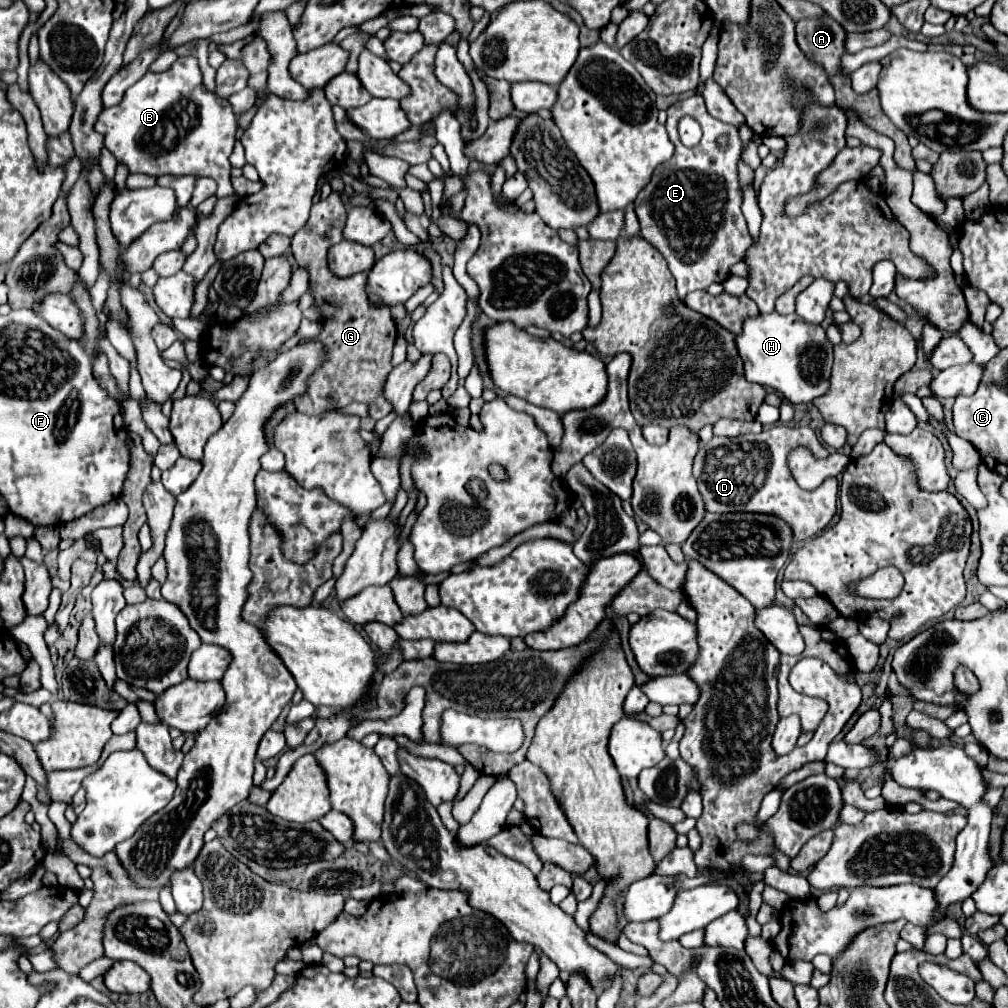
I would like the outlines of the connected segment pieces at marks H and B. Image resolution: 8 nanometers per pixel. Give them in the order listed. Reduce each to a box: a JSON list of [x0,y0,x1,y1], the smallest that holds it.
[[735,313,833,403],[95,57,237,197]]

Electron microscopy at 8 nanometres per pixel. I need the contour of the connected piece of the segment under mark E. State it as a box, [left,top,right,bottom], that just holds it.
[635,95,751,301]

